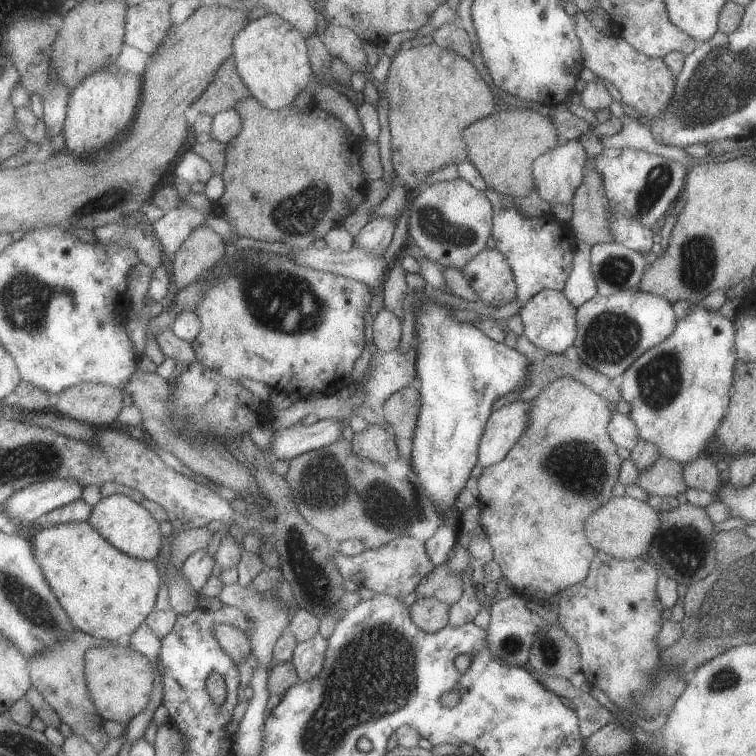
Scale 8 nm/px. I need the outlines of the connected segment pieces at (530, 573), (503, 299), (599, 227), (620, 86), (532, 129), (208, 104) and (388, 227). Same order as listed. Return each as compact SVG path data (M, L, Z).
M561 377L553 382L548 382L541 391L529 401L531 408L527 412L527 426L525 432L513 443L509 452L505 454L499 462L491 464L491 466L483 467L480 476L476 480L478 488L478 498L480 505L480 515L478 524L482 527L483 534L488 537L492 548L492 560L499 565L499 570L502 576L507 578L510 586L514 592L521 595L525 599L535 600L537 602L545 603L553 594L558 594L561 590L569 588L578 582L581 582L589 572L589 566L596 550L585 540L583 534L583 520L585 516L597 508L601 502L605 504L611 498L611 489L615 482L618 481L618 474L620 469L620 462L615 453L616 446L613 444L609 434L607 434L607 423L611 420L611 412L607 409L608 400L601 398L592 390L589 390L582 382L571 377Z
M497 249L481 250L459 269L479 300L500 307L515 300L516 286L505 257Z
M585 158L583 180L573 193L572 215L569 219L576 240L590 247L593 244L611 243L611 232L607 228L609 218L608 198L605 196L601 174L593 168L593 158Z
M581 11L573 16L575 34L579 38L579 46L585 75L589 74L605 82L614 92L618 101L624 106L639 112L647 118L657 118L667 108L667 102L673 96L676 77L669 72L662 58L651 58L643 52L637 52L623 38L613 34L603 35L591 26L591 22Z
M513 108L513 110L500 110L485 118L472 122L461 131L468 153L467 159L477 169L481 178L489 189L512 198L523 198L534 190L532 177L532 164L537 156L547 150L553 150L558 145L557 132L550 116L539 114L529 108Z
M231 57L217 70L211 86L203 96L192 104L192 114L203 113L214 117L222 111L233 109L251 95L250 88L239 74L236 59Z
M372 217L355 236L355 247L367 248L379 256L383 256L389 248L391 236L393 236L393 229L395 224L385 217Z

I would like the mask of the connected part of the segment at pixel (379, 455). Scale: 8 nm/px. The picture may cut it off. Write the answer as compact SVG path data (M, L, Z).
M371 424L365 432L353 435L353 450L361 460L369 458L369 460L384 465L398 458L397 447L393 443L393 438L391 429Z

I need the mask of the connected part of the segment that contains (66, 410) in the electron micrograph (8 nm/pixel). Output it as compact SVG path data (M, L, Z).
M77 384L58 393L54 410L98 429L117 420L125 406L123 395L120 388L109 384Z

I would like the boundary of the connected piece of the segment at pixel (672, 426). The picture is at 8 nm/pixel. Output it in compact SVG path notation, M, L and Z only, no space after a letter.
M692 304L685 316L675 321L673 332L661 344L645 350L622 374L619 394L630 406L628 415L637 428L638 440L655 444L660 457L679 464L703 457L705 446L715 437L719 422L727 414L736 359L731 319L720 316L718 311L711 312Z

